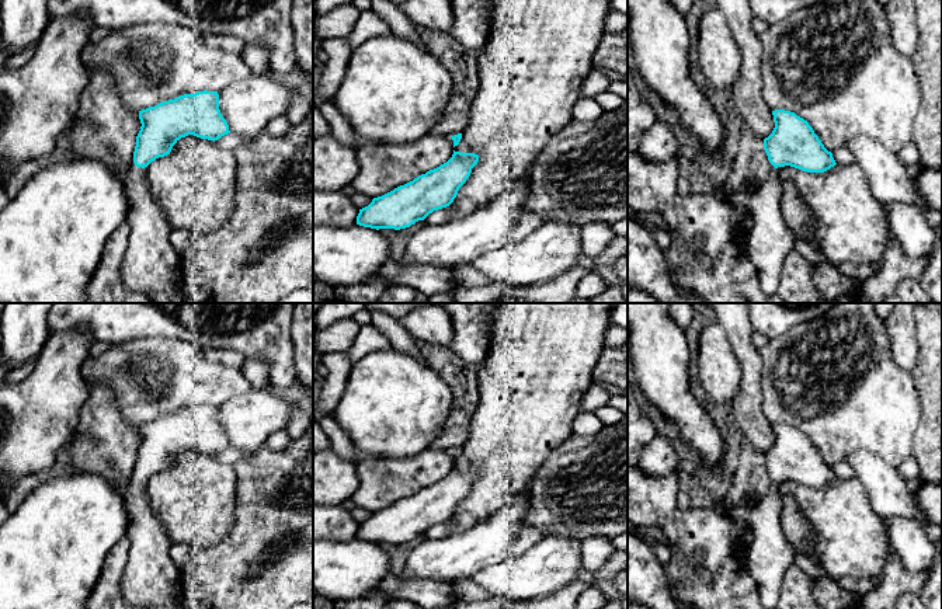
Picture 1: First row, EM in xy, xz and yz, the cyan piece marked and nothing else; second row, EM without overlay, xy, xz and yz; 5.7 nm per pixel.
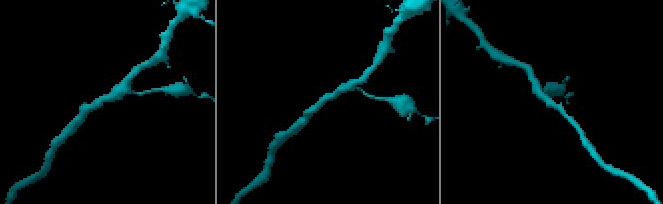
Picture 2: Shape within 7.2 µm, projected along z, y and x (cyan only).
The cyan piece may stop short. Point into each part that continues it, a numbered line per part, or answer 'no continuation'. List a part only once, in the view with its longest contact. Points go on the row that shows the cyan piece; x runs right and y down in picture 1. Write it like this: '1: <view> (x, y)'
1: xy (150, 267)

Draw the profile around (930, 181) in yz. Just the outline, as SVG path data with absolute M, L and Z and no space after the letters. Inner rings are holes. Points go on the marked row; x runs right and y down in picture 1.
M922 168L917 178L917 191L934 212L942 212L942 170Z

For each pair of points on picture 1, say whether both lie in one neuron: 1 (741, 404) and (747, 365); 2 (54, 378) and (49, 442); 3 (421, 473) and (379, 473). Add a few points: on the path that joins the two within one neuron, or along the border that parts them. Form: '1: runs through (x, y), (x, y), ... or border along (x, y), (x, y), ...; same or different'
1: runs through (748, 395), (748, 375); same
2: runs through (54, 393), (49, 399), (49, 427); same
3: runs through (412, 473), (389, 473); same

